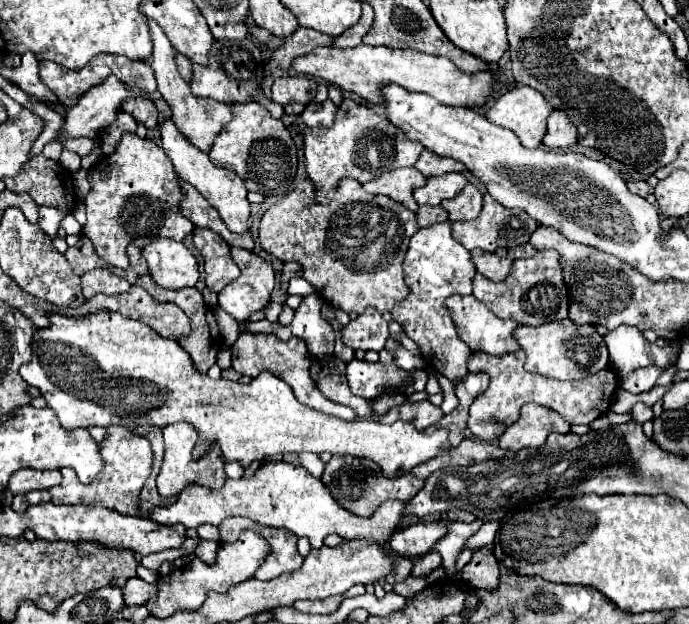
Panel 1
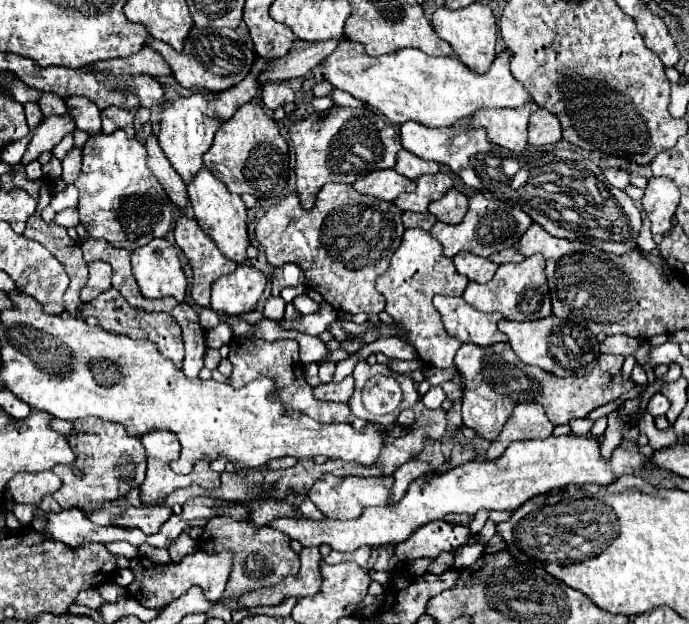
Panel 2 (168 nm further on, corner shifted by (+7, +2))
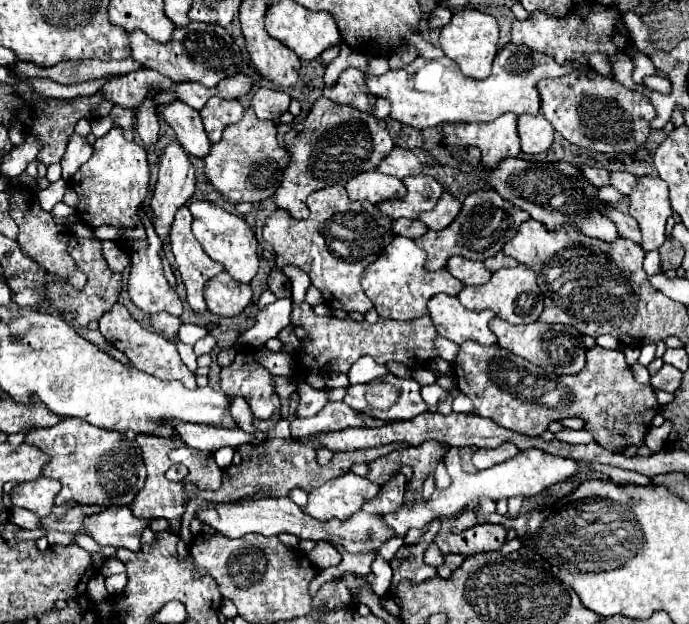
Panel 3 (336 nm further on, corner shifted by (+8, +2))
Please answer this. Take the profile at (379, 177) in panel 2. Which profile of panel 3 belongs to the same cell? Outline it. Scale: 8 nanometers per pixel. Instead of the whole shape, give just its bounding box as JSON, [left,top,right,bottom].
[346,170,406,204]

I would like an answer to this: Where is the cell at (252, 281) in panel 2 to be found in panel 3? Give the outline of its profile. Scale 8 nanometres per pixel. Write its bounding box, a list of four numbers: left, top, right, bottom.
[204,272,252,318]

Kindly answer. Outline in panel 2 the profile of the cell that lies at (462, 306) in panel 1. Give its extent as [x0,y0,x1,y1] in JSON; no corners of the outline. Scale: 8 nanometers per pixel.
[433,296,507,346]

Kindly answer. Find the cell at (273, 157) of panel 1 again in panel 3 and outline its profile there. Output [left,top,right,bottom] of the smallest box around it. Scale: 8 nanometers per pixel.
[204,108,288,204]

